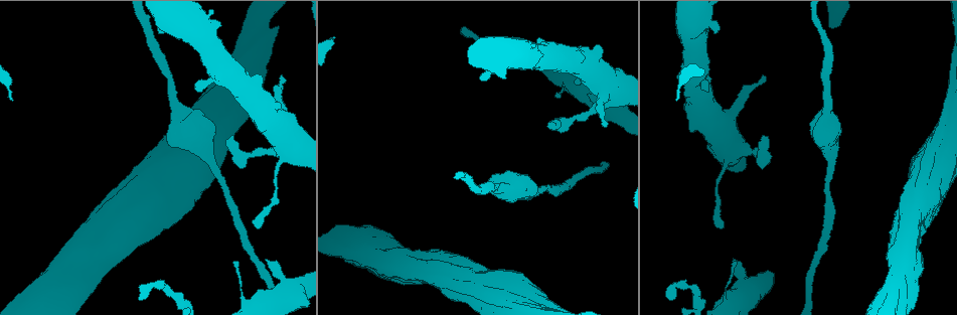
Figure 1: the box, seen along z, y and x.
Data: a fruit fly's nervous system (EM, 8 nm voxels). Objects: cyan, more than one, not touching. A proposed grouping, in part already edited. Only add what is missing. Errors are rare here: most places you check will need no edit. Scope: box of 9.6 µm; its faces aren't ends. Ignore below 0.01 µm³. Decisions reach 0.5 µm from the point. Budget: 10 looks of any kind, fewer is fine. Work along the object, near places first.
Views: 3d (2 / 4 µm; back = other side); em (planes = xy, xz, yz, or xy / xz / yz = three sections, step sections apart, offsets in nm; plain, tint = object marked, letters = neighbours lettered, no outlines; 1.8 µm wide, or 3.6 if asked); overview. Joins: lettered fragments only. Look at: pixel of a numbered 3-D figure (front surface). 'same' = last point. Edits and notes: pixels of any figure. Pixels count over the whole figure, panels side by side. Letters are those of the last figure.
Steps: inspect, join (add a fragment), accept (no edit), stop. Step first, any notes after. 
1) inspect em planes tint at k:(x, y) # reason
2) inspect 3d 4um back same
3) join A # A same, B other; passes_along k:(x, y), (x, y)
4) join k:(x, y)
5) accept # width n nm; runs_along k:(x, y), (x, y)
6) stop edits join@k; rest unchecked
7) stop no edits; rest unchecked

inspect 3d 4um at 1:(9, 98) # free end

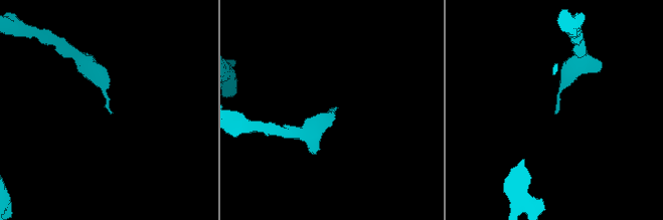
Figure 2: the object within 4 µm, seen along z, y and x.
inspect em 3.6um planes letters at 2:(336, 107) # shape alone is not enough

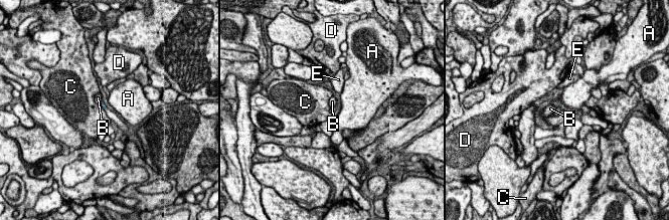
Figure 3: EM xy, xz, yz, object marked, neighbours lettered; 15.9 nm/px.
accept # longest_contact C 160 nm; A other, B other, C other, D other, E other; border 3:(102, 100), (100, 103); none of them fits

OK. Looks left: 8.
inspect 3d 4um at 1:(717, 32) # branch stops here

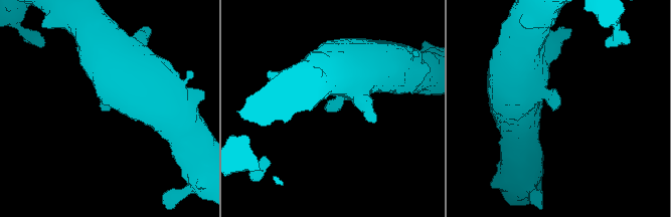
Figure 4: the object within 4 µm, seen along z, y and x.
inspect em 3.6um planes letters at 4:(101, 108) # now the EM

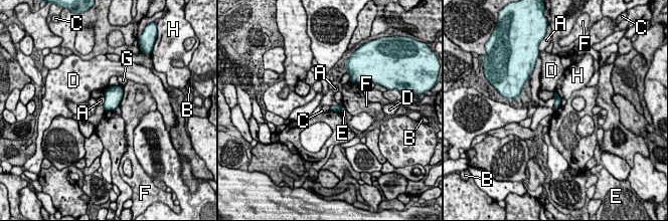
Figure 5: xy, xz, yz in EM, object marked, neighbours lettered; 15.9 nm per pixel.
accept # A other, B other, C other, D other, E other, F other, G other, H other; border 5:(103, 105), (105, 109); none of them fits

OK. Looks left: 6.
inspect 3d 2um at 1:(231, 135) # an open end

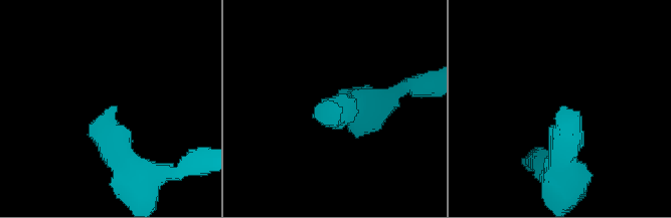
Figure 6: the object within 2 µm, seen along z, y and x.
inspect em planes letters at 6:(334, 106)

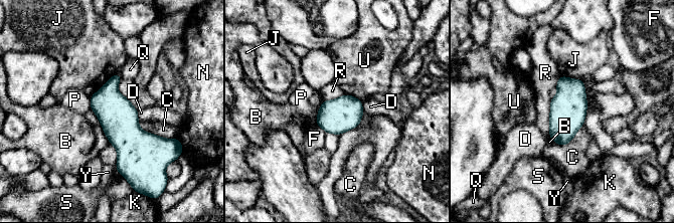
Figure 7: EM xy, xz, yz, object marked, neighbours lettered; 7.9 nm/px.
accept # B other, C other, D other, F other, J other, K other, N other, P other, Q other, R other, S other, U other, Y other; border 7:(551, 98), (548, 136); no lettered fragment goes on from it

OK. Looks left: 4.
inspect 3d 4um at 1:(733, 259)

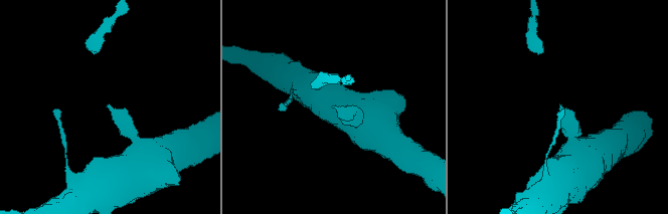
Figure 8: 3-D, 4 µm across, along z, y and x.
inspect em planes plain at 8:(109, 107) # now the EM

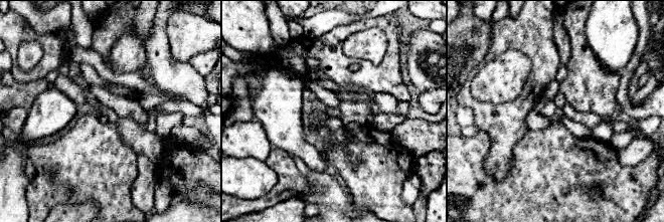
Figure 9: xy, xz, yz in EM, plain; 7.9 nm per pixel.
inspect em planes letters same # see the neighbours

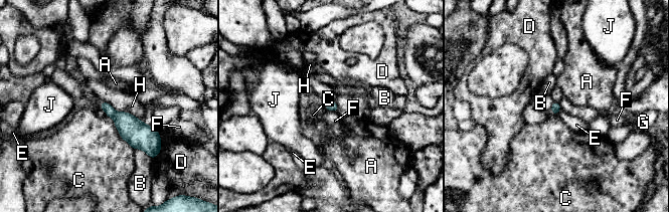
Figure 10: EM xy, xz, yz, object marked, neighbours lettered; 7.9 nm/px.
accept # A other, B other, C other, D other, E other, F other, G other, H other, J other; border 10:(325, 108), (337, 113); no lettered fragment goes on from it

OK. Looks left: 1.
stop no edits; rest unchecked

